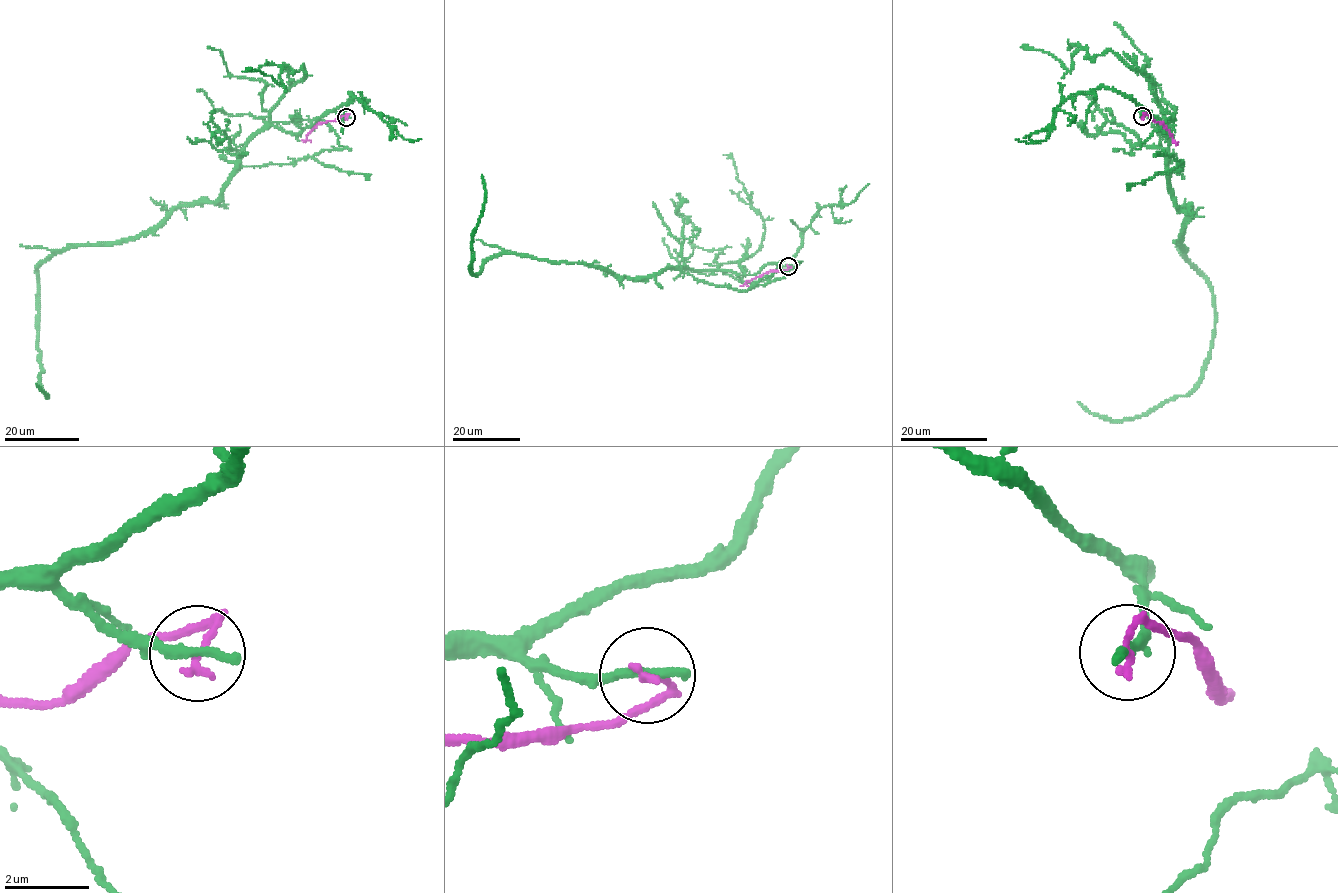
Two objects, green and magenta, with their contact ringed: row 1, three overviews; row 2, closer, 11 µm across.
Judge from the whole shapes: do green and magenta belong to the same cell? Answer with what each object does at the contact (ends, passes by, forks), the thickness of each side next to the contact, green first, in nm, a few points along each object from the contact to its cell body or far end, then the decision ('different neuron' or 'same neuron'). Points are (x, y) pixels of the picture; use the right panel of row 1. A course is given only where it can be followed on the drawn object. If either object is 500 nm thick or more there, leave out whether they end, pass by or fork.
green ends; magenta passes by; calibres 300 and 140 nm; course green (1143, 116), (1167, 122), (1170, 192), (1191, 210), (1210, 358), (1144, 414), (1078, 402); course magenta (1143, 116), (1143, 113), (1149, 115), (1152, 121), (1161, 123), (1172, 140), (1178, 142); different neuron

